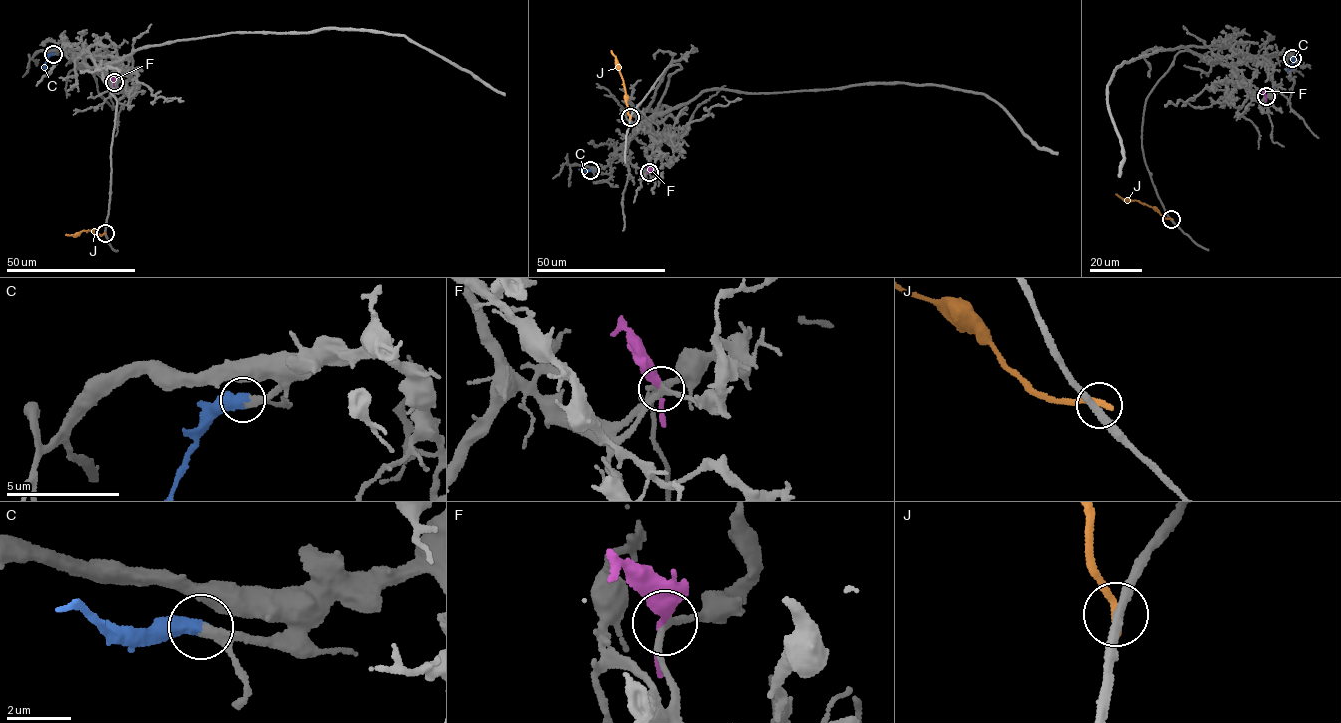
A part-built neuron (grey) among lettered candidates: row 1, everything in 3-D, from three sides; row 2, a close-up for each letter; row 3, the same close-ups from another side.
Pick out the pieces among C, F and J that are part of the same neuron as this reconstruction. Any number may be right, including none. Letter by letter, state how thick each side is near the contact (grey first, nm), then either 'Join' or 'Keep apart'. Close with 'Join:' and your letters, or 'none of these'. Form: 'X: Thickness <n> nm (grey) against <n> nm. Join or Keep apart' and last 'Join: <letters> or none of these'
C: Thickness 280 nm (grey) against 550 nm. Join
F: Thickness 200 nm (grey) against 280 nm. Keep apart
J: Thickness 320 nm (grey) against 320 nm. Keep apart
Join: C

